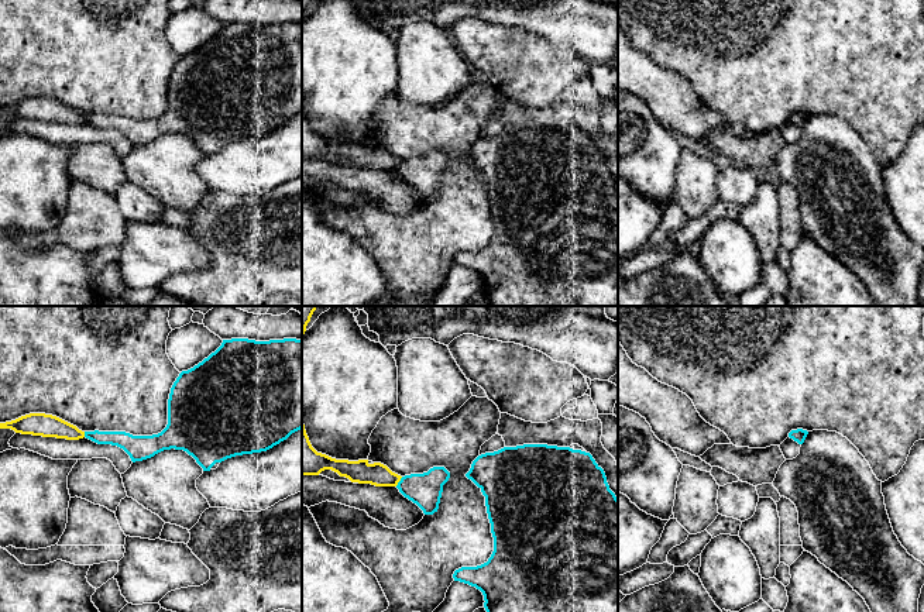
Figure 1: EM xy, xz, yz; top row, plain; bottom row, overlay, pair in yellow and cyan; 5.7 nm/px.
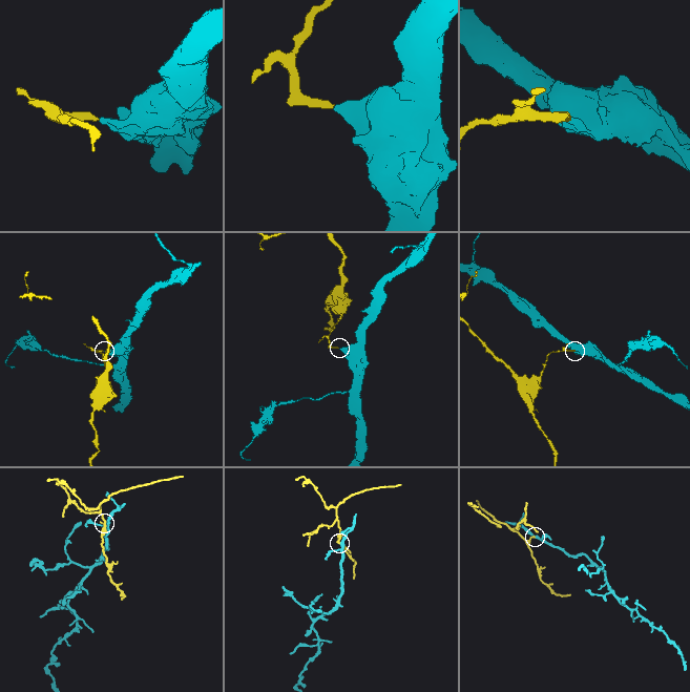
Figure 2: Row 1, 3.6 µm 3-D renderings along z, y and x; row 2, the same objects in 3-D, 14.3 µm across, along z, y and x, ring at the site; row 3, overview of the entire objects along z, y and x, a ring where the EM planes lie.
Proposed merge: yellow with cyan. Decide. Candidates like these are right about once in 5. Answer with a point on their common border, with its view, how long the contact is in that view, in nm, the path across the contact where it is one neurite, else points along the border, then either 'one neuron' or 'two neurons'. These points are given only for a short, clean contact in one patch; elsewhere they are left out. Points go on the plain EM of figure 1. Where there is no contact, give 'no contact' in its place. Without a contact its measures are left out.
meets yellow in xz at (399, 164); contact 70 nm long; border along xz (402, 161), (395, 169); two neurons

